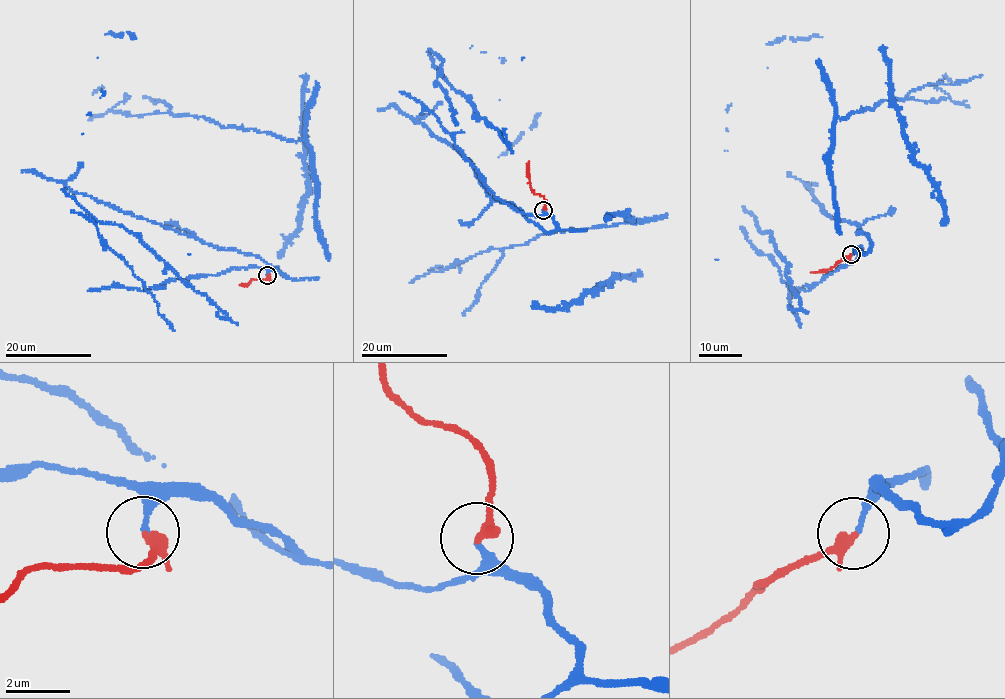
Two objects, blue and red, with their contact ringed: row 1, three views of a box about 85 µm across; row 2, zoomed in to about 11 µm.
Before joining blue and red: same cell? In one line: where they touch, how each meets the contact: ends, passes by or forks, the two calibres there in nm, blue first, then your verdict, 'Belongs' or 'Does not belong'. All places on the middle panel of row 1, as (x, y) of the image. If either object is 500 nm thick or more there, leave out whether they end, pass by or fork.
Place: (543, 210). At the ring blue ends. At the ring red passes by. Thickness 150 nm (blue) against 240 nm. Belongs

